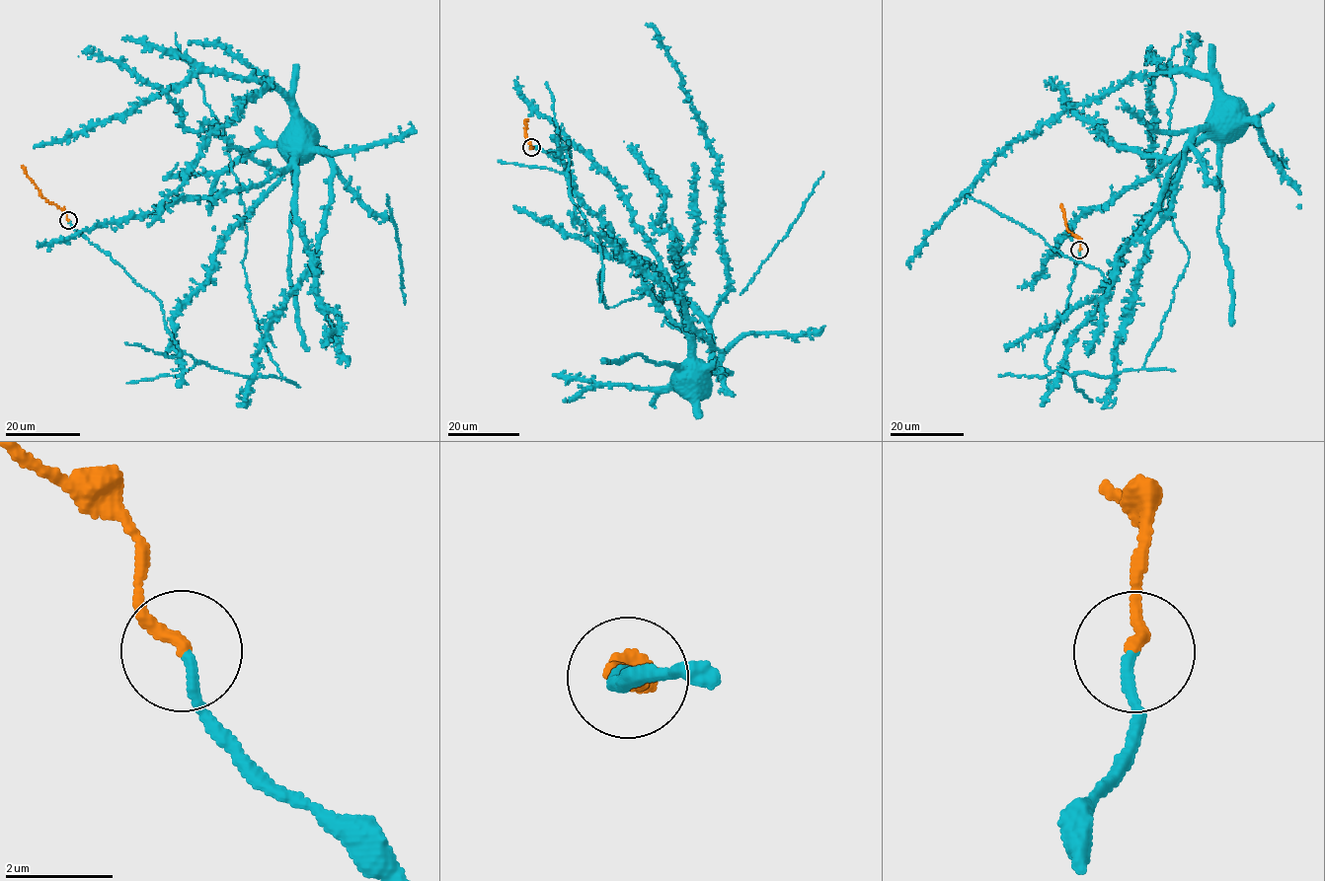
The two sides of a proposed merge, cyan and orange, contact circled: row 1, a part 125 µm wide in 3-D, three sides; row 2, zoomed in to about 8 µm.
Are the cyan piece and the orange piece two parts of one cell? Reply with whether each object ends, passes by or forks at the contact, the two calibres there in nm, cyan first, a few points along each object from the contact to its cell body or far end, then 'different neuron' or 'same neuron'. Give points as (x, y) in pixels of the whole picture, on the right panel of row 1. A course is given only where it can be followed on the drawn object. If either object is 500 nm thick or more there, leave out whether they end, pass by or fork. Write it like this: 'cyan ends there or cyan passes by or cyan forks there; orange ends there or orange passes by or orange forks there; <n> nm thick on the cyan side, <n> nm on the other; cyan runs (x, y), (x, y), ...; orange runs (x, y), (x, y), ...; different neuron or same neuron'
cyan ends there; orange ends there; 190 nm thick on the cyan side, 240 nm on the other; cyan runs (1079, 249), (1045, 361), (1052, 371), (1111, 377), (1138, 265), (1171, 206), (1184, 148), (1221, 115); orange runs (1079, 249), (1080, 242), (1067, 230), (1061, 204); same neuron

